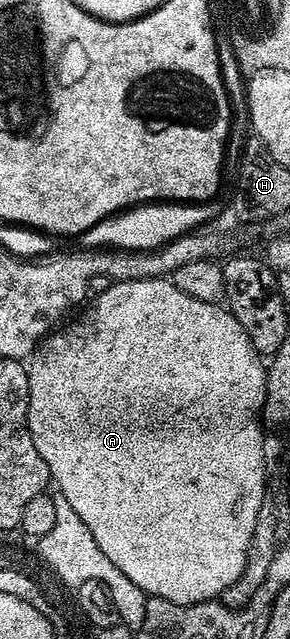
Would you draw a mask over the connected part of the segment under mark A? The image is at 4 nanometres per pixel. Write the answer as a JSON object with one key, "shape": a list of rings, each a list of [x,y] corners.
{"shape":[[[155,277],[154,279],[114,281],[112,287],[107,288],[102,294],[93,296],[91,303],[92,306],[77,321],[69,320],[67,324],[60,327],[65,327],[65,329],[57,328],[55,331],[49,332],[30,358],[30,364],[27,366],[28,430],[34,439],[34,447],[38,447],[38,455],[42,455],[42,459],[46,459],[51,484],[60,488],[57,489],[59,496],[64,497],[66,503],[70,503],[70,507],[74,507],[74,511],[78,511],[82,523],[86,523],[86,527],[90,527],[90,535],[94,535],[94,543],[98,543],[98,547],[102,547],[106,559],[110,559],[110,563],[114,563],[114,567],[118,567],[118,571],[122,571],[122,575],[126,575],[126,579],[130,579],[130,583],[138,583],[138,587],[142,587],[142,591],[149,597],[161,597],[170,603],[178,603],[179,605],[193,605],[219,598],[224,595],[220,593],[226,592],[243,575],[244,568],[248,565],[248,548],[251,547],[252,536],[256,533],[256,520],[259,517],[261,520],[262,510],[266,505],[264,499],[264,451],[266,448],[264,432],[266,429],[262,424],[264,400],[266,399],[266,379],[268,378],[265,362],[260,354],[254,351],[252,340],[246,335],[242,323],[238,323],[238,319],[234,319],[234,315],[228,312],[223,304],[211,305],[210,303],[202,303],[202,299],[190,299],[190,295],[186,295],[186,291],[178,291],[178,287],[174,287],[171,280]]]}

